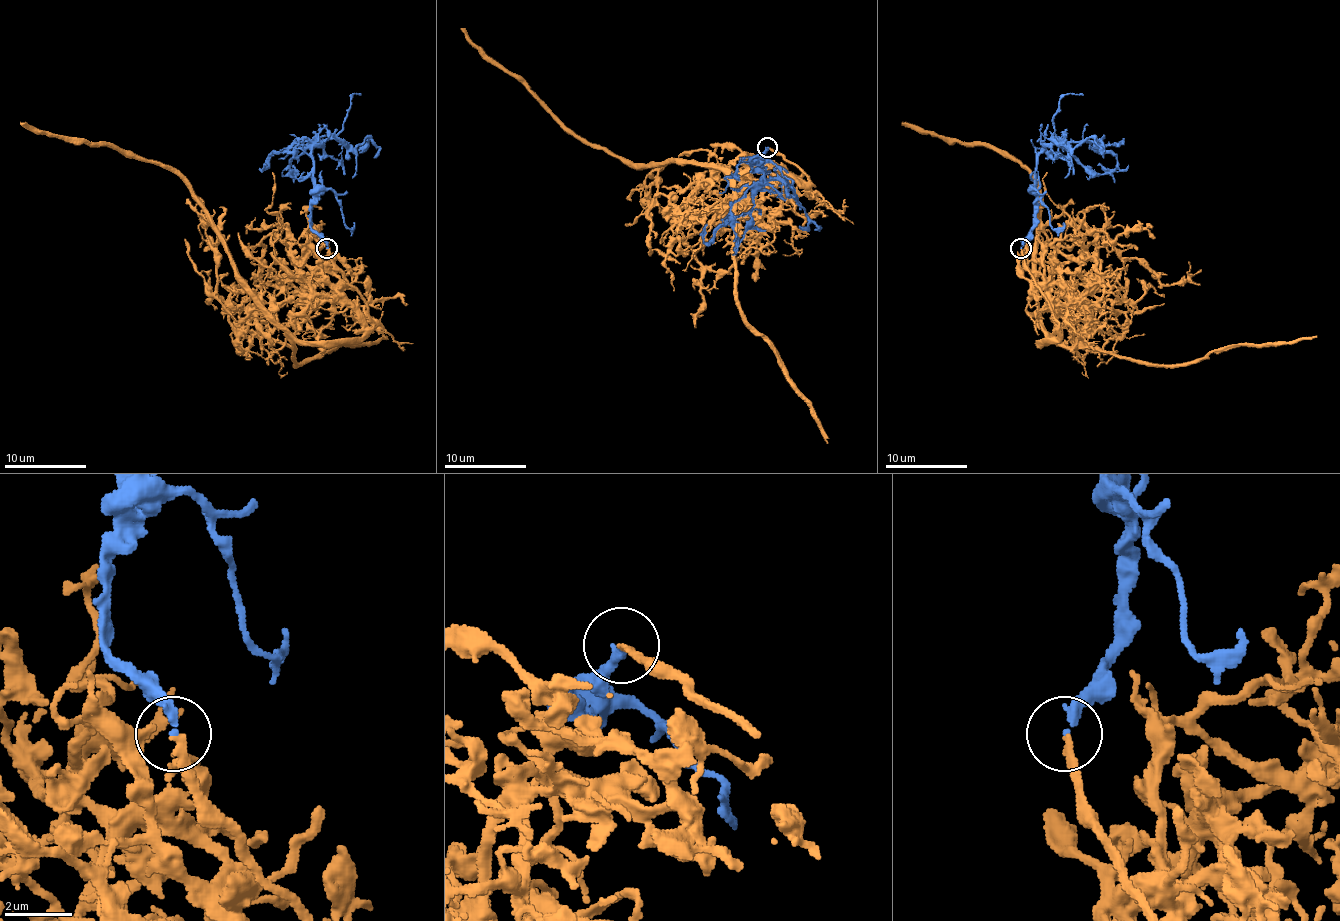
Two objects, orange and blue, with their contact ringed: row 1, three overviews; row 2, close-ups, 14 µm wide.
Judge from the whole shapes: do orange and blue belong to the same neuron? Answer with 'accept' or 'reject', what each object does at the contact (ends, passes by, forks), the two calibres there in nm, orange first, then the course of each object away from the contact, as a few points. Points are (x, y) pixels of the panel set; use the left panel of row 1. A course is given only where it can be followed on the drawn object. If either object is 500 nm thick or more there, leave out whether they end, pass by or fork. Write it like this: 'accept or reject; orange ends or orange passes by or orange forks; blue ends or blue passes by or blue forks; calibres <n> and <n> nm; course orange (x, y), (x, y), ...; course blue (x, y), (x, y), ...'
accept; orange ends; blue ends; calibres 240 and 240 nm; course orange (327, 247), (346, 282), (335, 299), (264, 303), (235, 292), (219, 282), (204, 202), (176, 174), (20, 122); course blue (327, 247), (311, 227), (313, 149), (323, 147), (305, 141), (274, 153), (266, 165)

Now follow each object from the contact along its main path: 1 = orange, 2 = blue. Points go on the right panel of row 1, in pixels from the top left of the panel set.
1: (1021, 247), (1023, 266), (1050, 299), (1078, 303), (1058, 282), (1041, 190), (1029, 174), (982, 145), (902, 122)
2: (1021, 247), (1033, 227), (1035, 157), (1041, 149), (1086, 141), (1117, 161), (1113, 169), (1097, 165)

